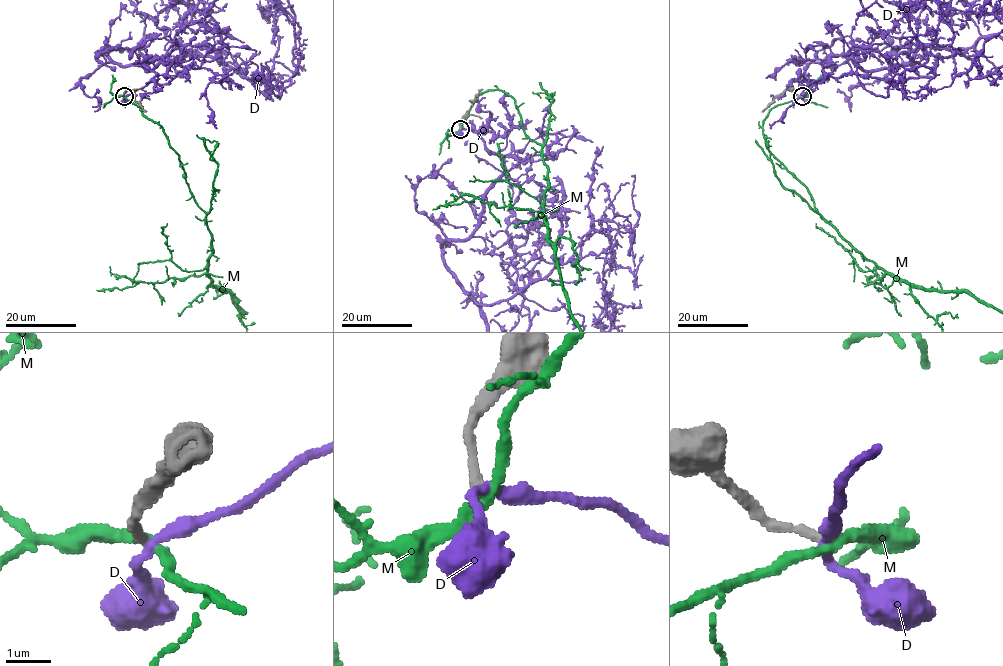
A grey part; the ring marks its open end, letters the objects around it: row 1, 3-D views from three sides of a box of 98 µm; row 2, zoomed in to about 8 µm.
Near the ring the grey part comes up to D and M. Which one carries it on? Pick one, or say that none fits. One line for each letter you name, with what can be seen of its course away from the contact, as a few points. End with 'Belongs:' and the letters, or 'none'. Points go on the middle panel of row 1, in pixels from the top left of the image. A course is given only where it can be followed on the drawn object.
Belongs: none

